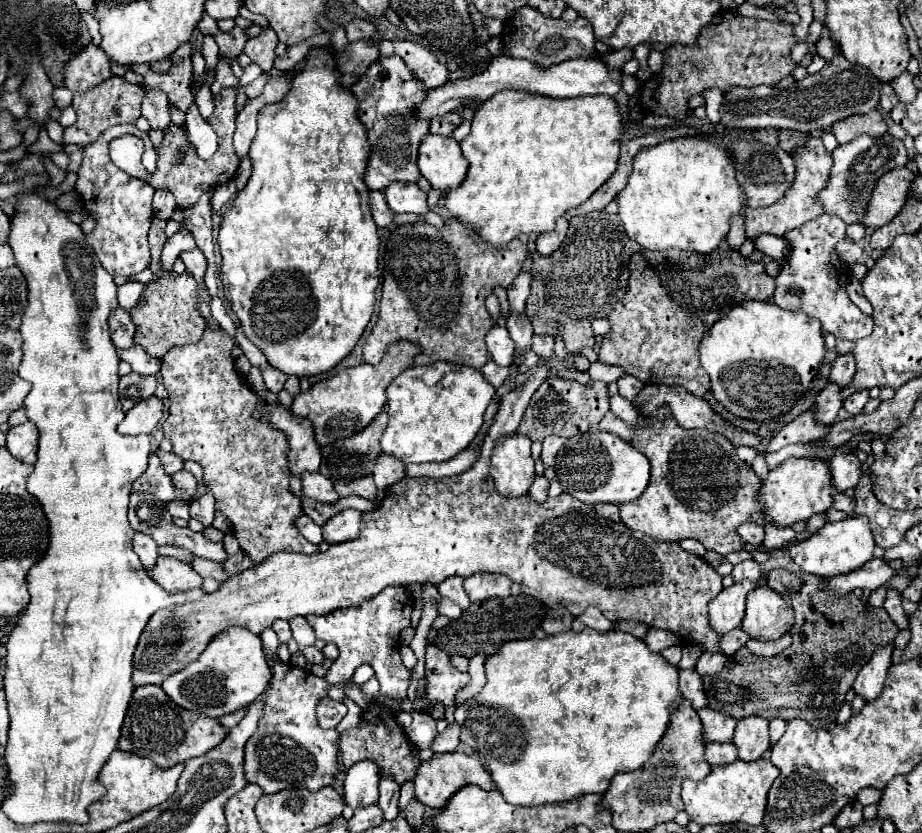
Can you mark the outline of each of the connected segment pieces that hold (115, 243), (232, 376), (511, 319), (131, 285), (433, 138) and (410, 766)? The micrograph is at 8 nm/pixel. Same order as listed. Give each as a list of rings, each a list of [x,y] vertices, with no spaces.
[[[134,124],[112,126],[100,136],[100,140],[84,148],[84,158],[76,180],[76,192],[80,194],[80,200],[88,210],[88,214],[94,216],[96,220],[96,226],[90,234],[86,234],[86,240],[94,248],[102,266],[112,276],[120,274],[132,278],[142,270],[146,270],[150,264],[150,250],[148,250],[146,236],[154,218],[154,210],[152,210],[154,188],[144,180],[132,178],[130,174],[114,166],[114,162],[110,160],[108,144],[110,140],[122,134],[138,134],[138,130]]]
[[[206,328],[204,336],[202,336],[202,340],[200,340],[198,344],[192,344],[192,346],[176,346],[176,348],[172,348],[172,350],[162,358],[162,370],[160,370],[160,372],[162,372],[164,386],[166,386],[166,390],[168,390],[168,400],[170,400],[168,420],[162,424],[162,426],[164,426],[164,436],[172,442],[174,454],[176,454],[176,456],[180,456],[182,460],[194,460],[194,462],[198,462],[198,464],[202,466],[202,470],[204,470],[204,484],[212,490],[212,494],[214,494],[214,498],[216,498],[216,510],[222,512],[222,514],[232,522],[234,536],[238,538],[240,548],[252,558],[252,562],[260,564],[266,556],[270,556],[270,554],[274,554],[274,552],[282,552],[282,550],[286,550],[286,552],[314,554],[314,552],[318,552],[318,546],[314,546],[312,542],[308,542],[308,540],[298,532],[298,528],[294,526],[294,520],[296,520],[298,516],[302,516],[302,508],[300,508],[300,498],[294,496],[294,494],[290,492],[290,484],[288,484],[288,480],[290,480],[290,470],[288,470],[288,460],[286,460],[288,440],[286,440],[284,432],[272,428],[272,426],[266,424],[266,422],[254,420],[254,418],[250,416],[252,410],[254,410],[256,404],[258,404],[258,396],[256,396],[254,390],[250,390],[250,386],[248,386],[248,384],[240,378],[240,374],[236,372],[236,368],[234,368],[234,358],[230,356],[232,348],[234,348],[234,344],[232,344],[232,340],[228,338],[228,334],[226,334],[222,328],[218,328],[218,330]]]
[[[510,314],[506,320],[506,328],[512,336],[512,340],[516,342],[516,354],[520,354],[524,348],[530,348],[530,340],[532,340],[532,324],[528,320],[528,316],[522,314]]]
[[[128,280],[126,284],[118,286],[118,304],[124,306],[124,310],[132,310],[138,304],[144,288],[146,288],[146,284],[142,284],[138,280]]]
[[[428,134],[424,144],[420,146],[418,166],[432,188],[446,194],[464,182],[470,164],[462,156],[460,144],[454,138]]]
[[[376,702],[368,704],[362,710],[358,728],[344,730],[340,734],[338,750],[340,750],[340,756],[342,756],[342,768],[344,770],[348,770],[350,766],[354,766],[360,760],[372,760],[372,762],[376,762],[380,776],[394,778],[398,786],[402,786],[404,782],[412,782],[418,766],[426,760],[430,760],[430,756],[432,756],[430,750],[418,750],[408,740],[408,736],[404,734],[404,728],[396,720],[396,712],[390,706],[382,706],[382,704],[376,704]]]

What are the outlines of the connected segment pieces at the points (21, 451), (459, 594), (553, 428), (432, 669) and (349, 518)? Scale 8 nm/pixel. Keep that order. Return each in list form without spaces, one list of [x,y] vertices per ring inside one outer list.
[[[24,422],[20,426],[12,426],[8,430],[8,444],[6,448],[10,450],[12,456],[26,464],[36,462],[36,450],[38,450],[38,428],[32,422]]]
[[[448,578],[438,586],[438,590],[444,598],[450,598],[454,604],[458,604],[462,610],[466,610],[470,606],[470,600],[462,588],[462,582],[464,582],[462,578]]]
[[[548,378],[540,384],[540,388],[534,392],[524,418],[520,422],[518,434],[528,436],[532,442],[544,440],[550,434],[570,438],[576,434],[584,434],[588,430],[596,430],[602,416],[608,412],[608,388],[606,382],[590,380],[588,384],[578,384],[562,378]]]
[[[434,644],[426,646],[426,698],[430,704],[442,704],[444,706],[444,718],[448,725],[453,724],[454,696],[460,688],[464,688],[470,682],[468,672],[456,670],[448,660],[446,652],[436,648]]]
[[[344,510],[338,516],[334,516],[332,520],[328,520],[322,526],[322,536],[326,544],[340,544],[340,542],[348,542],[354,540],[360,534],[360,512],[358,510]]]

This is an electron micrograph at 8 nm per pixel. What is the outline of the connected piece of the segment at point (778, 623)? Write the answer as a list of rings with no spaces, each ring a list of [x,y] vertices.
[[[758,584],[748,592],[746,614],[740,628],[752,640],[778,640],[792,628],[792,610],[782,600],[782,596],[772,592],[772,588]]]

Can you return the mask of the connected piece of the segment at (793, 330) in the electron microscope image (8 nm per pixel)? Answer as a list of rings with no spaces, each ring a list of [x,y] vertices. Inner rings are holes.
[[[750,300],[734,306],[704,334],[704,340],[700,342],[700,360],[704,370],[710,374],[710,392],[712,398],[720,404],[720,408],[714,410],[718,414],[724,414],[732,426],[760,434],[762,442],[758,446],[758,452],[768,446],[772,436],[784,424],[792,422],[798,414],[802,414],[794,410],[804,398],[804,392],[808,390],[814,374],[818,372],[824,352],[824,336],[816,318],[806,316],[804,312],[790,312],[776,304],[760,300]]]

